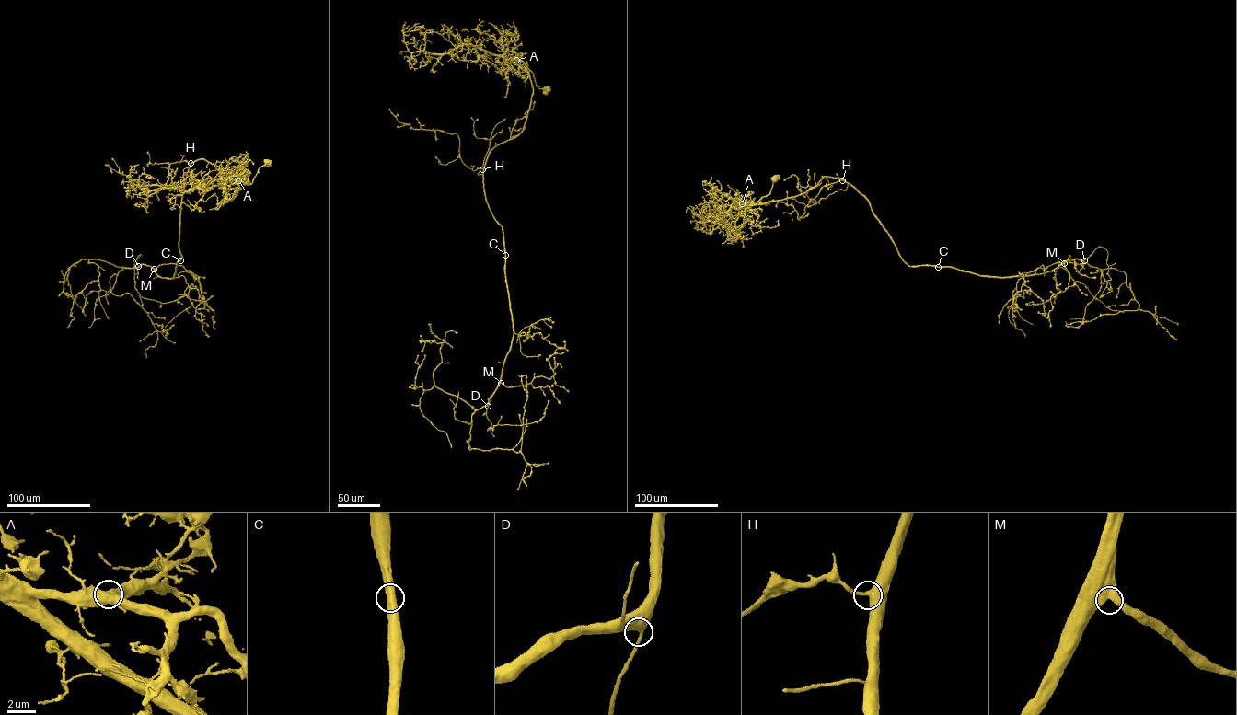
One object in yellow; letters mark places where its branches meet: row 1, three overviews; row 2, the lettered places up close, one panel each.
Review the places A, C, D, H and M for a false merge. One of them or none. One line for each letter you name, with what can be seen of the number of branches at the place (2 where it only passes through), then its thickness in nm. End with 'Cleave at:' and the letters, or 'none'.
Cleave at: none

